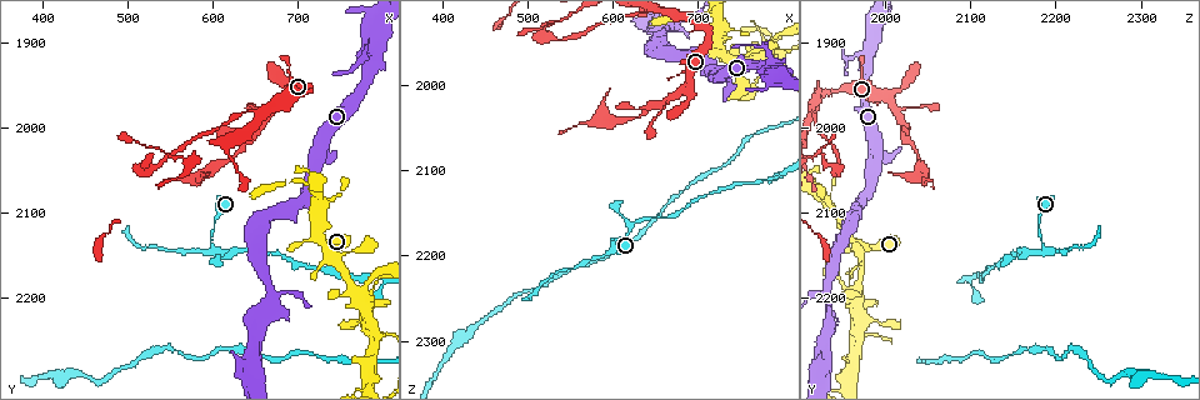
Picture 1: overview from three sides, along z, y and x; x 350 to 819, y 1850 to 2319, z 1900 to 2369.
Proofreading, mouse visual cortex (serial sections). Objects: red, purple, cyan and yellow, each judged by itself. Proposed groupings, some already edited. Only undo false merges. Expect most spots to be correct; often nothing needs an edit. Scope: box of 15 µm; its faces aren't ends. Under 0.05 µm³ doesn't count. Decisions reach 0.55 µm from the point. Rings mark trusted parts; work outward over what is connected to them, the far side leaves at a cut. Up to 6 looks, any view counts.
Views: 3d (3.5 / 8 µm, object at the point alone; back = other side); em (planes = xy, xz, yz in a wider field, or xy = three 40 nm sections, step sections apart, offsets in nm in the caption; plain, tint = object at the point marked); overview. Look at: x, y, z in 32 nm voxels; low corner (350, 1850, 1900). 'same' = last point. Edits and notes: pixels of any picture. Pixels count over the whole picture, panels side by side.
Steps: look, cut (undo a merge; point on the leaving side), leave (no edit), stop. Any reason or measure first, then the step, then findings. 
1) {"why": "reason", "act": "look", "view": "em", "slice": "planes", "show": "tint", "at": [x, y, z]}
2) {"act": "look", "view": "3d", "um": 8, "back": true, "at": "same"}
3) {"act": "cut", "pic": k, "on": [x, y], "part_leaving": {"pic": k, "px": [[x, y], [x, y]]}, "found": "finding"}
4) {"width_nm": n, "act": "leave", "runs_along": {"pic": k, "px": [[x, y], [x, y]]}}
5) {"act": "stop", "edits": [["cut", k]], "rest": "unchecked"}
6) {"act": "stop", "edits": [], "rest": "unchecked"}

{"why": "three arms meet", "act": "look", "view": "3d", "um": 3.5, "back": true, "at": [605, 2140, 2190]}

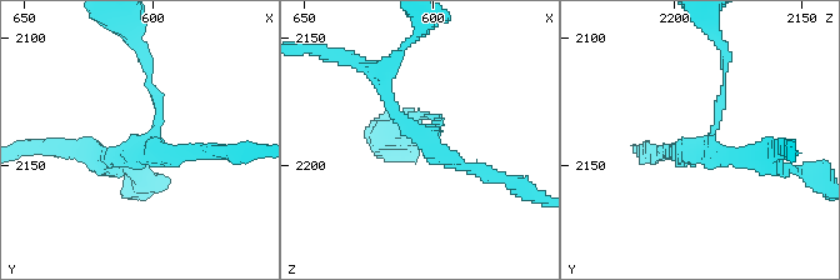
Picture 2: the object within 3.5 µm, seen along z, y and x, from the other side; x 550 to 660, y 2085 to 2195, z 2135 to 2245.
{"act": "look", "view": "em", "slice": "xy", "step": 2, "show": "tint", "at": [601, 2144, 2189]}

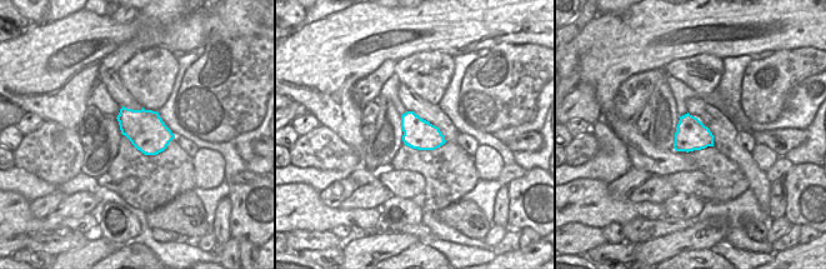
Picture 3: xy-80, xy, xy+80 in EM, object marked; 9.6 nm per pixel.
{"act": "leave", "runs_along": {"pic": 2, "px": [[149, 75], [160, 109], [153, 144], [99, 155]]}, "found": "all the same cell"}

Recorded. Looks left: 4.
{"why": "looks like a crossing", "act": "look", "view": "3d", "um": 8, "at": [735, 2145, 1970]}

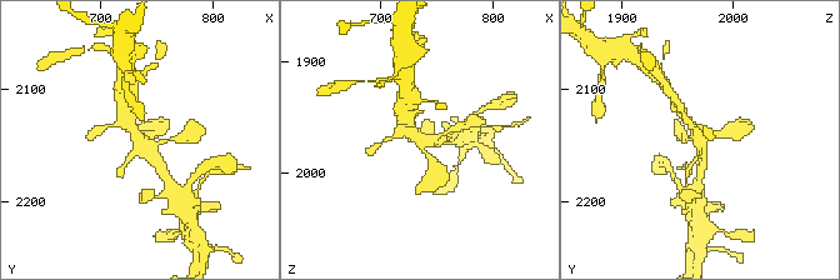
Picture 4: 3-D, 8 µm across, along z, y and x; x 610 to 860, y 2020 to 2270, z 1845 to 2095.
{"why": "closer look", "act": "look", "view": "3d", "um": 3.5, "at": [736, 2144, 1970]}

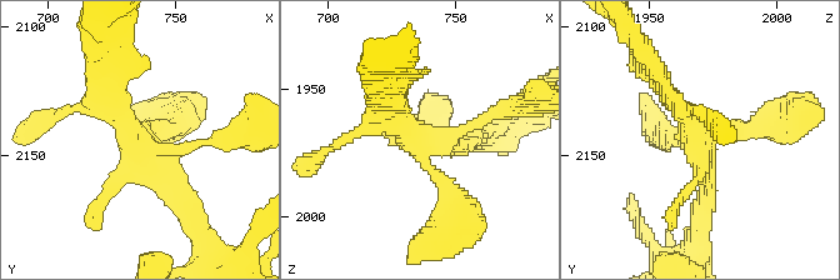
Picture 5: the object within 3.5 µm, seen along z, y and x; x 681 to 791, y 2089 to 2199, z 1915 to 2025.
{"why": "shape alone is not enough", "act": "look", "view": "em", "slice": "xy", "step": 5, "show": "tint", "at": [737, 2143, 1972]}

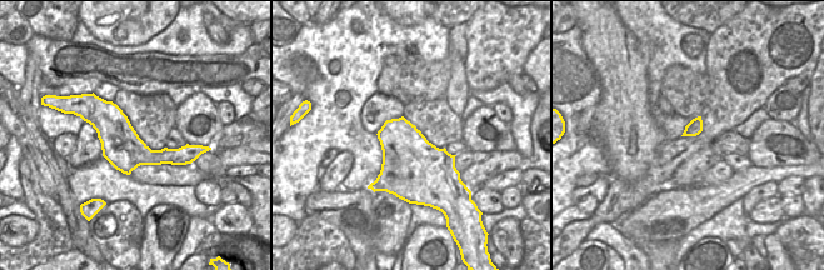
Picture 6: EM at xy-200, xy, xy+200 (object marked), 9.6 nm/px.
{"width_nm": 600, "act": "leave", "runs_along": {"pic": 5, "px": [[775, 126], [704, 138], [704, 206]]}, "found": "all the same cell"}

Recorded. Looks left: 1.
{"act": "stop", "edits": [], "rest": "unchecked"}

